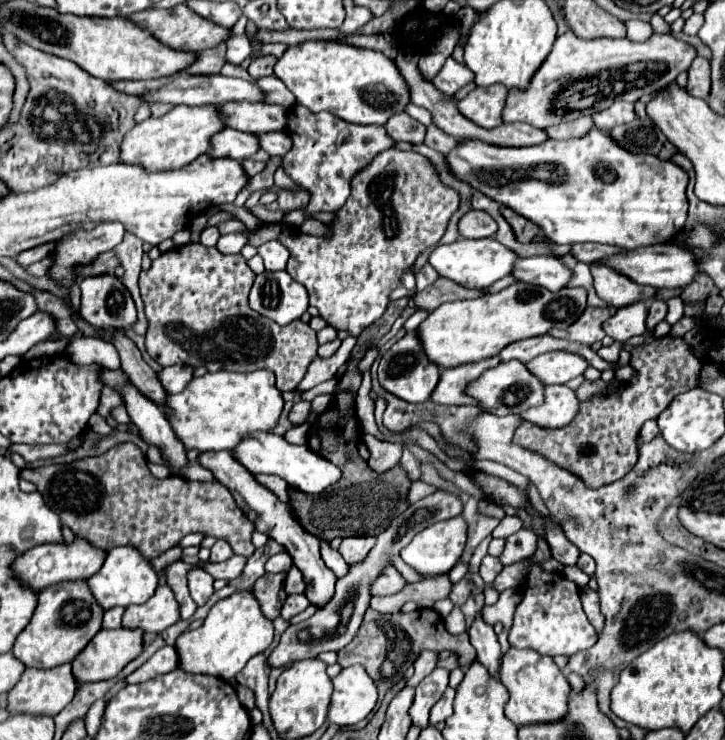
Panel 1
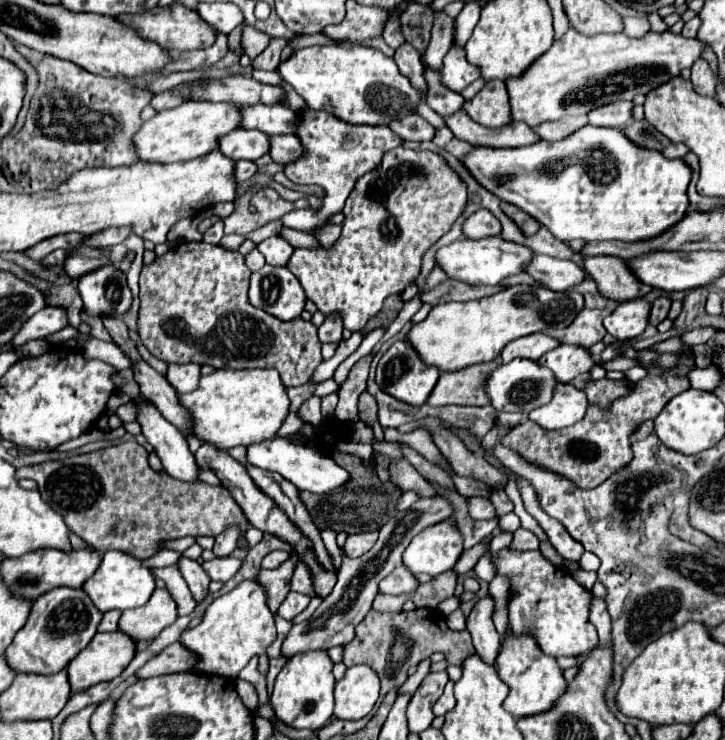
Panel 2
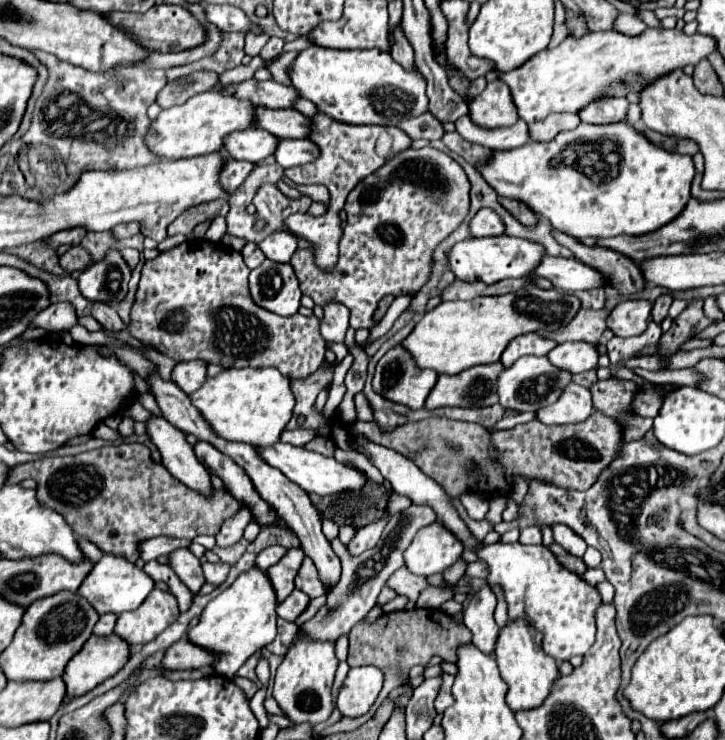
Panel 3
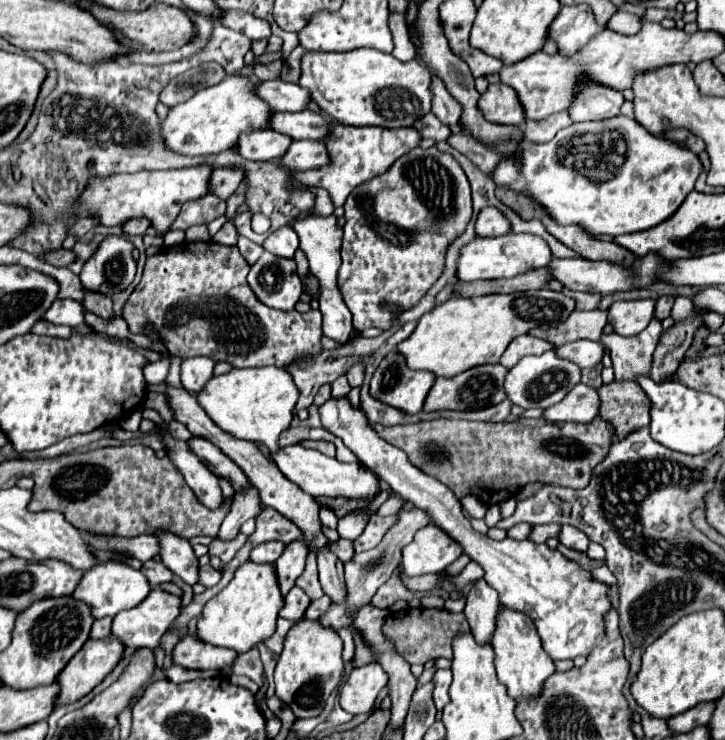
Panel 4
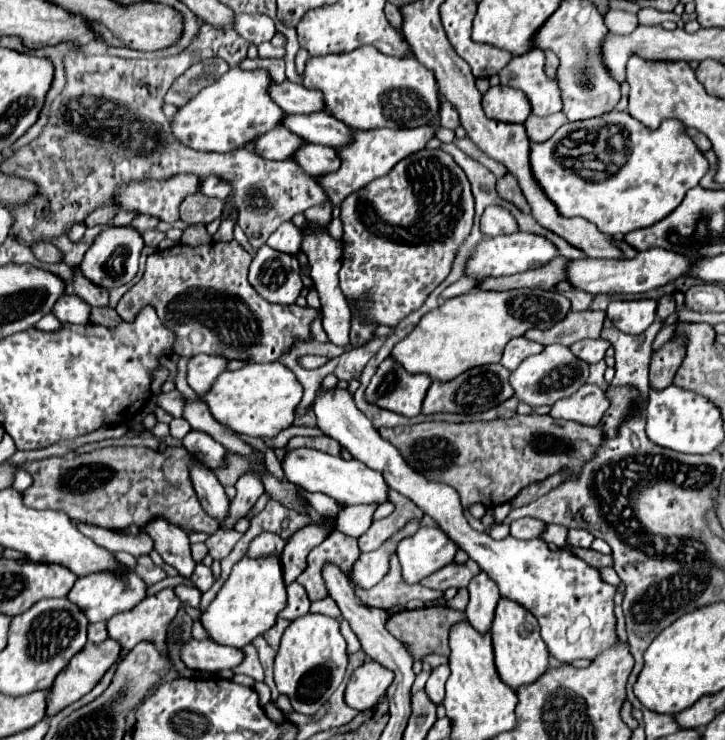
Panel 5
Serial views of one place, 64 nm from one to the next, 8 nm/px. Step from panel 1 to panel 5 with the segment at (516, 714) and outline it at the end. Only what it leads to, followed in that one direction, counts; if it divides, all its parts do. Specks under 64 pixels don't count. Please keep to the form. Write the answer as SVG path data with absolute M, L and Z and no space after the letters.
M510 600L498 602L494 624L492 624L492 646L494 646L494 664L498 676L514 692L520 686L534 684L548 670L548 650L538 634L536 618L528 610L522 610L522 606Z

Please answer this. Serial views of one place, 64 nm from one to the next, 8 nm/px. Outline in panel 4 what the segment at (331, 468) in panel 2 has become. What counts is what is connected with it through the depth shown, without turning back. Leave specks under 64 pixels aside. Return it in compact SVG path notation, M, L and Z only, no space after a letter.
M284 446L270 454L280 472L294 484L298 484L310 496L344 496L344 498L374 498L380 494L380 486L372 470L362 464L342 464L336 458L320 454L318 450L306 450L304 446Z

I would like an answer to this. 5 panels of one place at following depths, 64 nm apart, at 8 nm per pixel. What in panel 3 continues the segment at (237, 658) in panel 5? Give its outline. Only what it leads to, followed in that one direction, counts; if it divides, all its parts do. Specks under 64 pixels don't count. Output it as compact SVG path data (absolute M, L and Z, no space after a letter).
M182 638L164 652L164 658L156 666L156 670L162 672L162 670L202 668L202 666L210 666L214 660L218 660L216 654L212 656L208 650L202 650L202 648L194 646L192 642L188 642L186 638Z

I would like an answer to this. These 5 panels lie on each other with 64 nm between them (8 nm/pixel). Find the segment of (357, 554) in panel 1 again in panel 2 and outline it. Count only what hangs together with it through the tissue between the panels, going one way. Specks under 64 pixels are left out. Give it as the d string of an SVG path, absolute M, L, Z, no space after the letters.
M366 532L366 534L352 534L346 538L346 544L344 544L344 554L348 558L360 558L362 554L366 554L374 542L378 538L378 532Z

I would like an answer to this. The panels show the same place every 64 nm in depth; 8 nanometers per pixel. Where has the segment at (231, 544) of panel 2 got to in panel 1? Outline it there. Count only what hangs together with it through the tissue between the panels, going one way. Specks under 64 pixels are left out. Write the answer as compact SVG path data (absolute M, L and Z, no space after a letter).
M218 540L214 546L212 546L212 554L210 554L210 562L224 562L232 556L234 552L230 550L230 544L228 542L222 542Z

